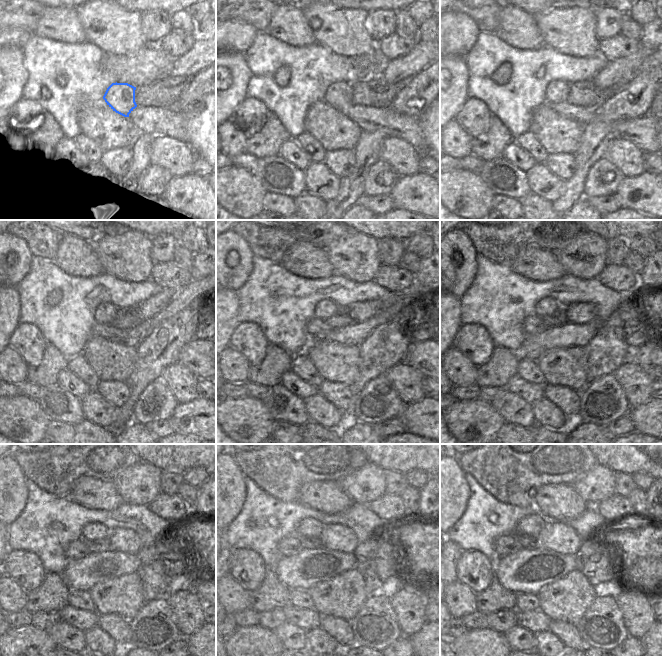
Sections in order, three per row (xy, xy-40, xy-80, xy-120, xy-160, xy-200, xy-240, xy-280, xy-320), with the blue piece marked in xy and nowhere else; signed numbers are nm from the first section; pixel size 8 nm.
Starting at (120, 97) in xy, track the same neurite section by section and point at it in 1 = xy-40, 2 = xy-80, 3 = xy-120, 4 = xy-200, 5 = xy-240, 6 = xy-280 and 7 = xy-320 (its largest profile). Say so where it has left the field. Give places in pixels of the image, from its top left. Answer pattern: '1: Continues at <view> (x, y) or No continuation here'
1: Continues at xy-40 (339, 94)
2: Continues at xy-80 (557, 91)
3: Continues at xy-120 (104, 314)
4: Continues at xy-200 (546, 306)
5: Continues at xy-240 (92, 531)
6: Continues at xy-280 (309, 527)
7: Continues at xy-320 (531, 525)

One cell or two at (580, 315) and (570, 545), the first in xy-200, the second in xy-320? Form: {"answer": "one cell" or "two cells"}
{"answer": "one cell"}

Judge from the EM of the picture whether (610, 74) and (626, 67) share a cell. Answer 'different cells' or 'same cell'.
same cell

